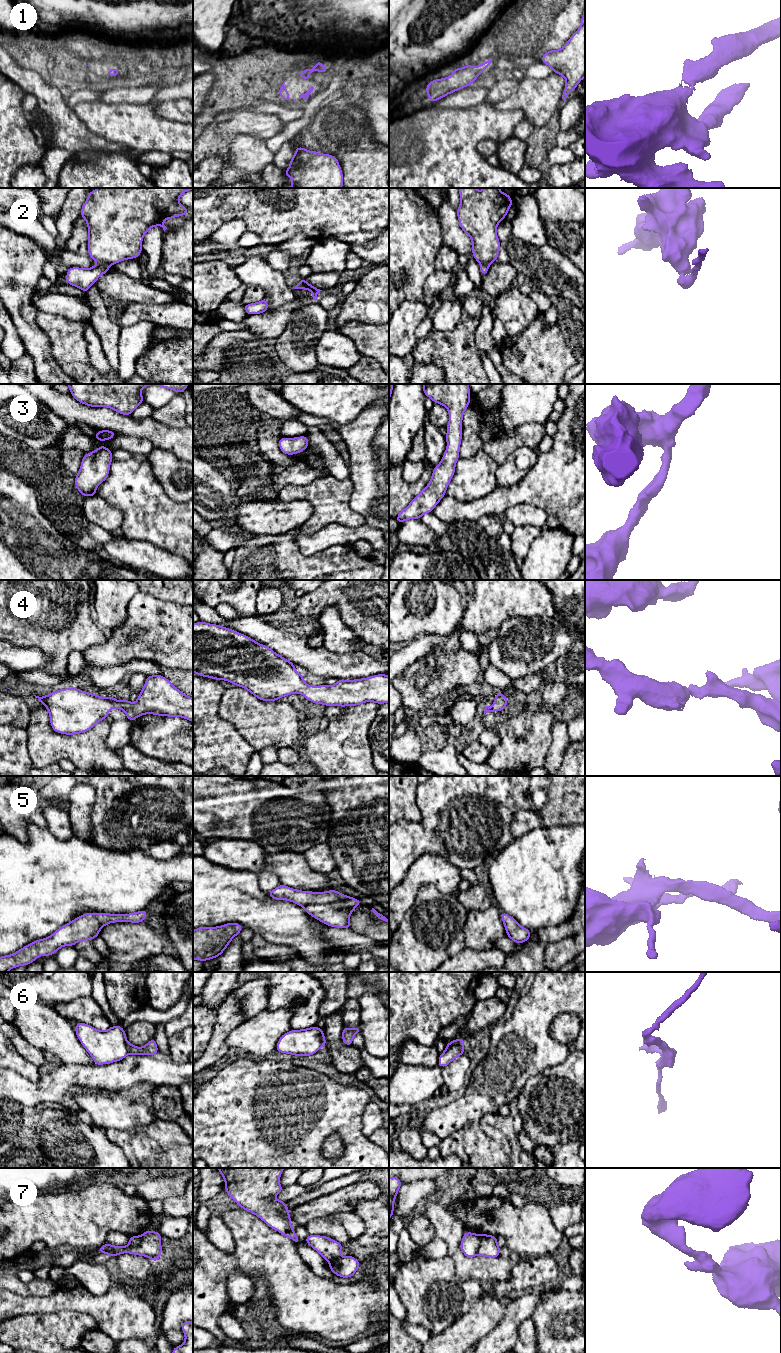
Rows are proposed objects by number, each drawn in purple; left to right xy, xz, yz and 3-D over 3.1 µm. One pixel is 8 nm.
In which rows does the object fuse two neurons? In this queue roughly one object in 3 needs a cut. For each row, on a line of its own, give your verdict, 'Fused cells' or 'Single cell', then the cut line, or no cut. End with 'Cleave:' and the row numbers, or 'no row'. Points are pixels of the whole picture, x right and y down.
1: Single cell. No split
2: Fused cells. Split along xy (100, 262), (108, 265)
3: Single cell. No split
4: Single cell. No split
5: Single cell. No split
6: Fused cells. Split along xy (126, 1041), (129, 1053)
7: Fused cells. Split along yz (479, 1235), (477, 1254)
Cleave: 2, 6, 7

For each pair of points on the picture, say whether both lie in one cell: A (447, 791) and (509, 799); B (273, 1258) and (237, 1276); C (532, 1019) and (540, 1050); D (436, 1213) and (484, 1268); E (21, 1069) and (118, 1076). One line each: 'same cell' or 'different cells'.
A: same cell
B: different cells
C: same cell
D: same cell
E: different cells

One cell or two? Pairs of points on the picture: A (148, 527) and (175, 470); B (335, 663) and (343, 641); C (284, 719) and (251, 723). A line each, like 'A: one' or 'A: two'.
A: two
B: two
C: one

